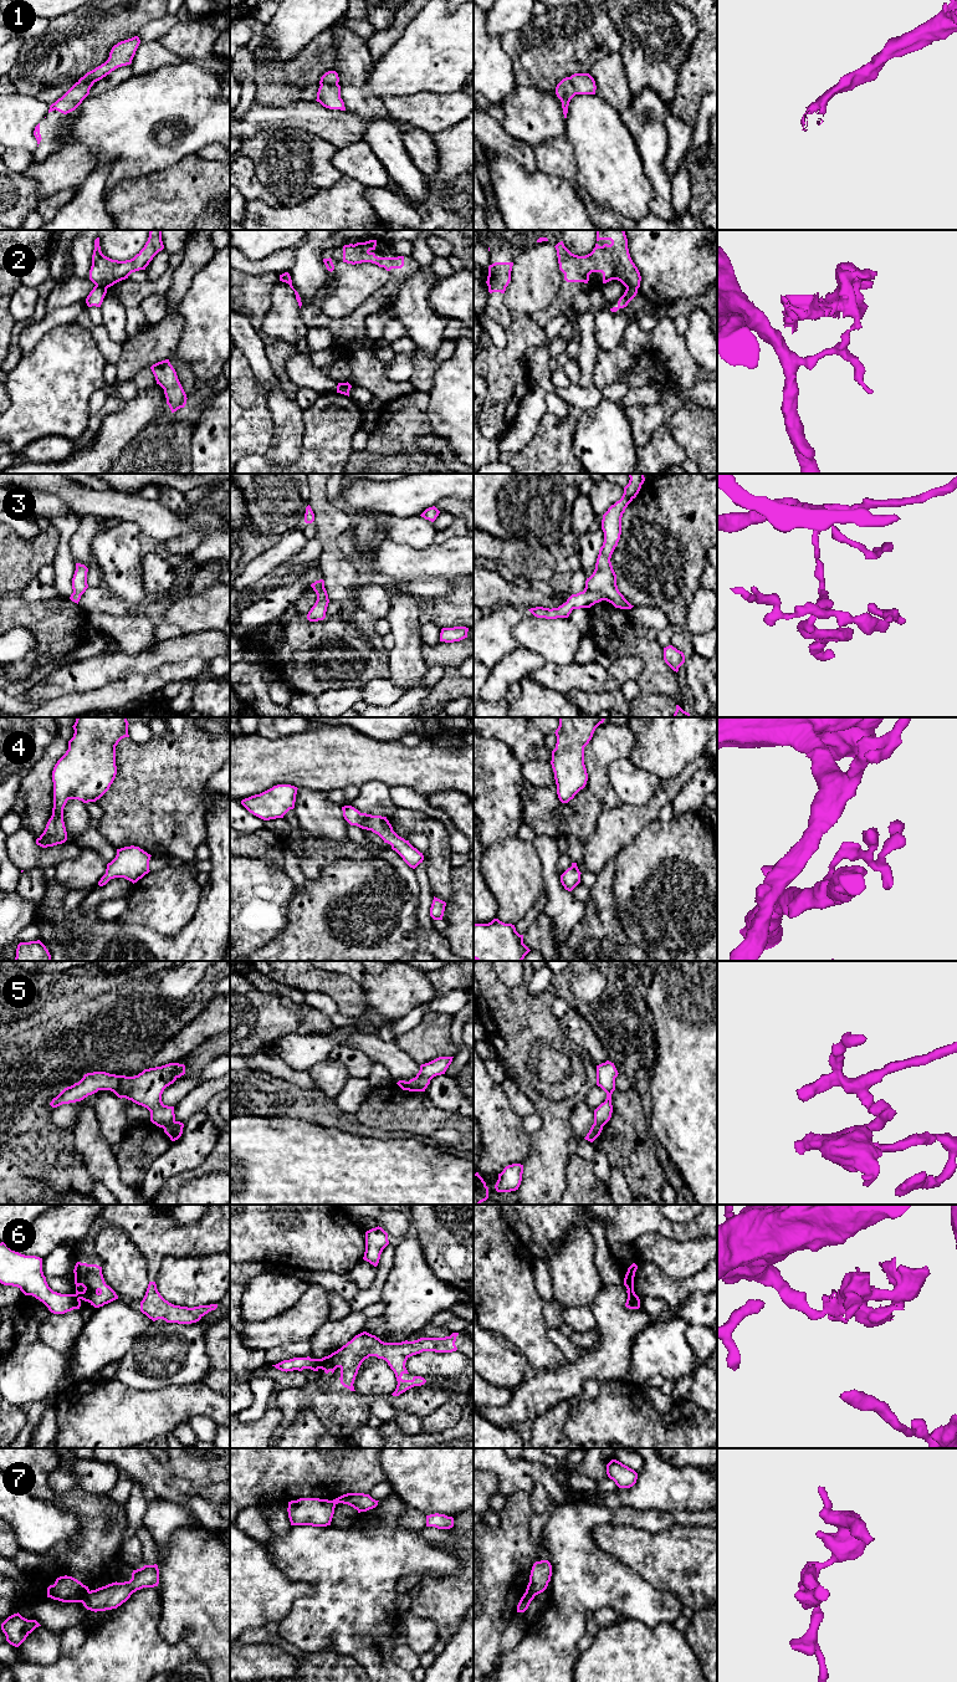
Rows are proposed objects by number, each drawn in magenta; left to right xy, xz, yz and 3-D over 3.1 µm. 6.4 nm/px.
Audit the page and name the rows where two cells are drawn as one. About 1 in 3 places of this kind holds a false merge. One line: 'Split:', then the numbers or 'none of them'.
Split: 2, 3, 5, 6, 7

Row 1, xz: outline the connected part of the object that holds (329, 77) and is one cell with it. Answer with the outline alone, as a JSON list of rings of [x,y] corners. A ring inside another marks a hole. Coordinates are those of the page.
[[[336,71],[326,72],[319,81],[317,92],[317,102],[329,109],[346,111],[344,102],[341,98],[341,86],[338,85],[339,77]]]

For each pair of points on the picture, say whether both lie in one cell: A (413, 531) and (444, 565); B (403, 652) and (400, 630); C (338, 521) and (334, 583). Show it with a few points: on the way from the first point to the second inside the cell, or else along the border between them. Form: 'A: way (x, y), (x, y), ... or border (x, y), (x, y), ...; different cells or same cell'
A: border (398, 541), (418, 548), (433, 543); different cells
B: way (403, 647), (403, 635); same cell
C: way (331, 536), (331, 561), (334, 568); same cell

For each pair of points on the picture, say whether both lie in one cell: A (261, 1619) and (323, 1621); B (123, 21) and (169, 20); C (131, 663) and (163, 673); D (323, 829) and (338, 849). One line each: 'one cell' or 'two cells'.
A: two cells
B: two cells
C: two cells
D: two cells

